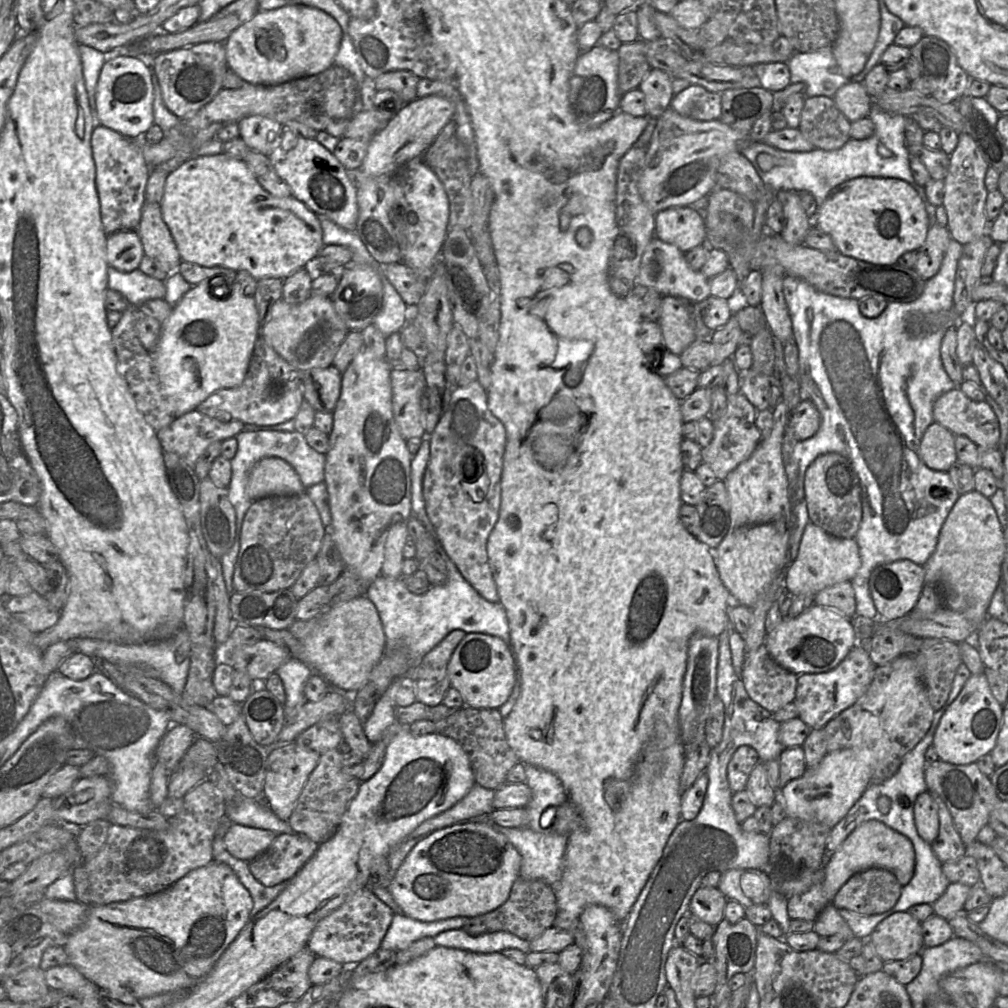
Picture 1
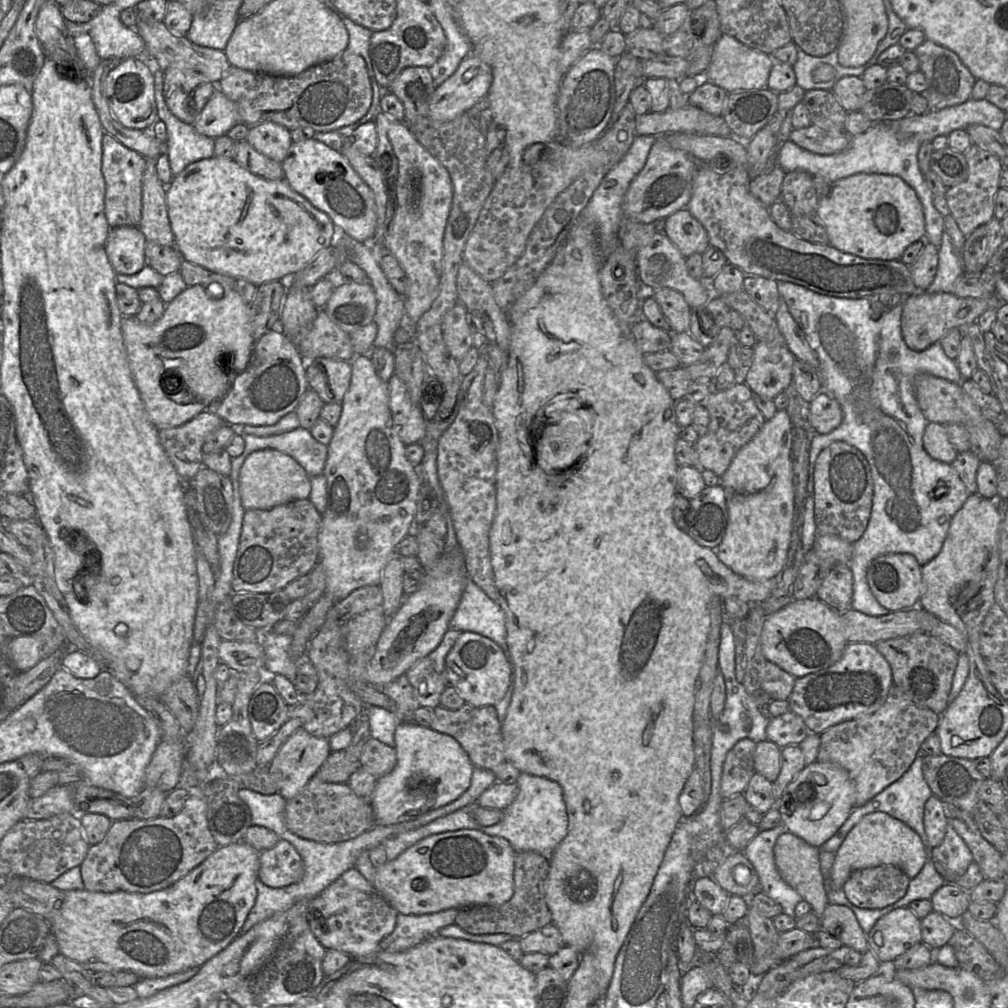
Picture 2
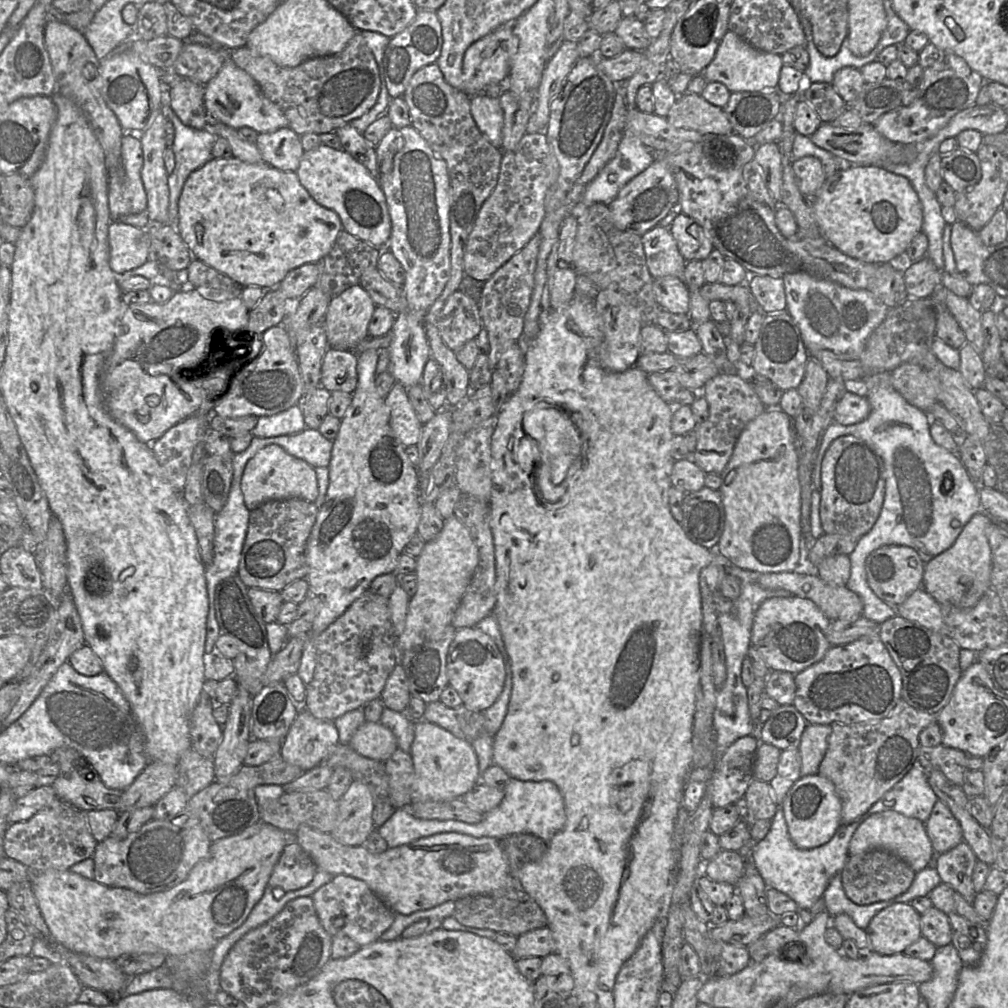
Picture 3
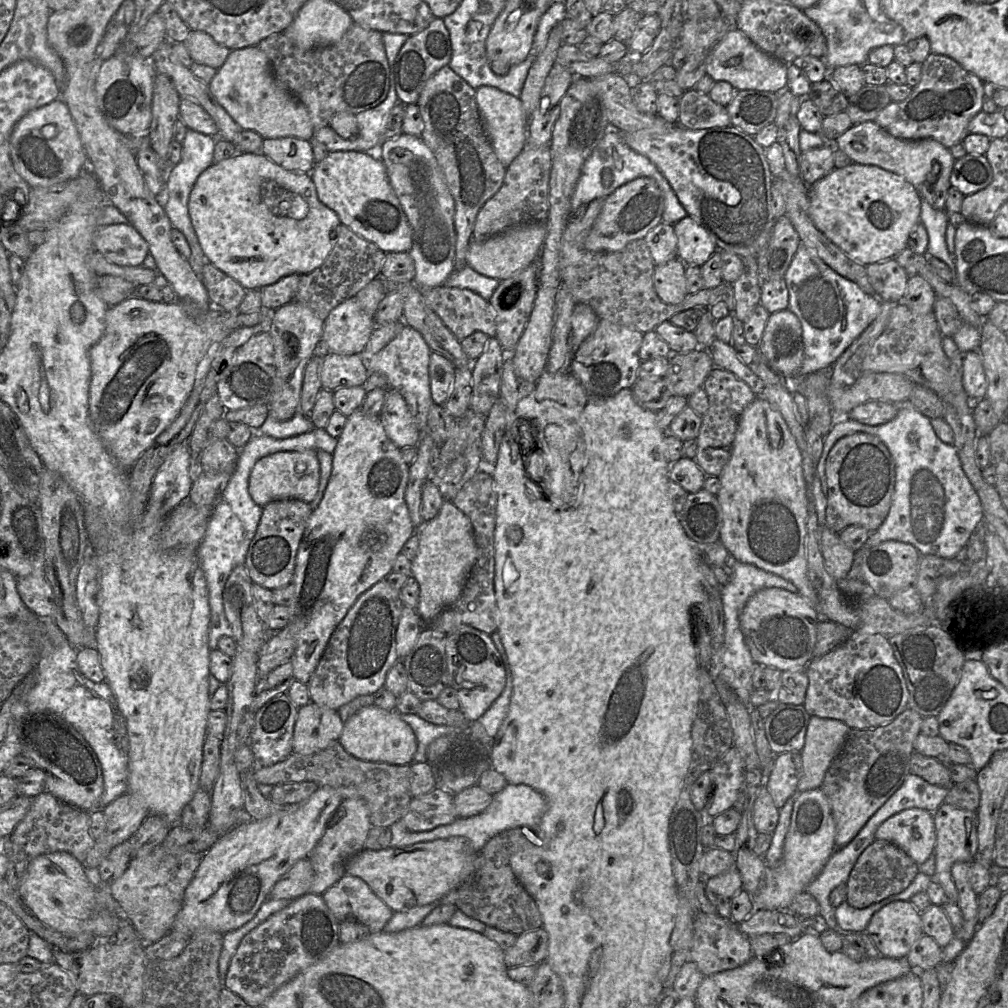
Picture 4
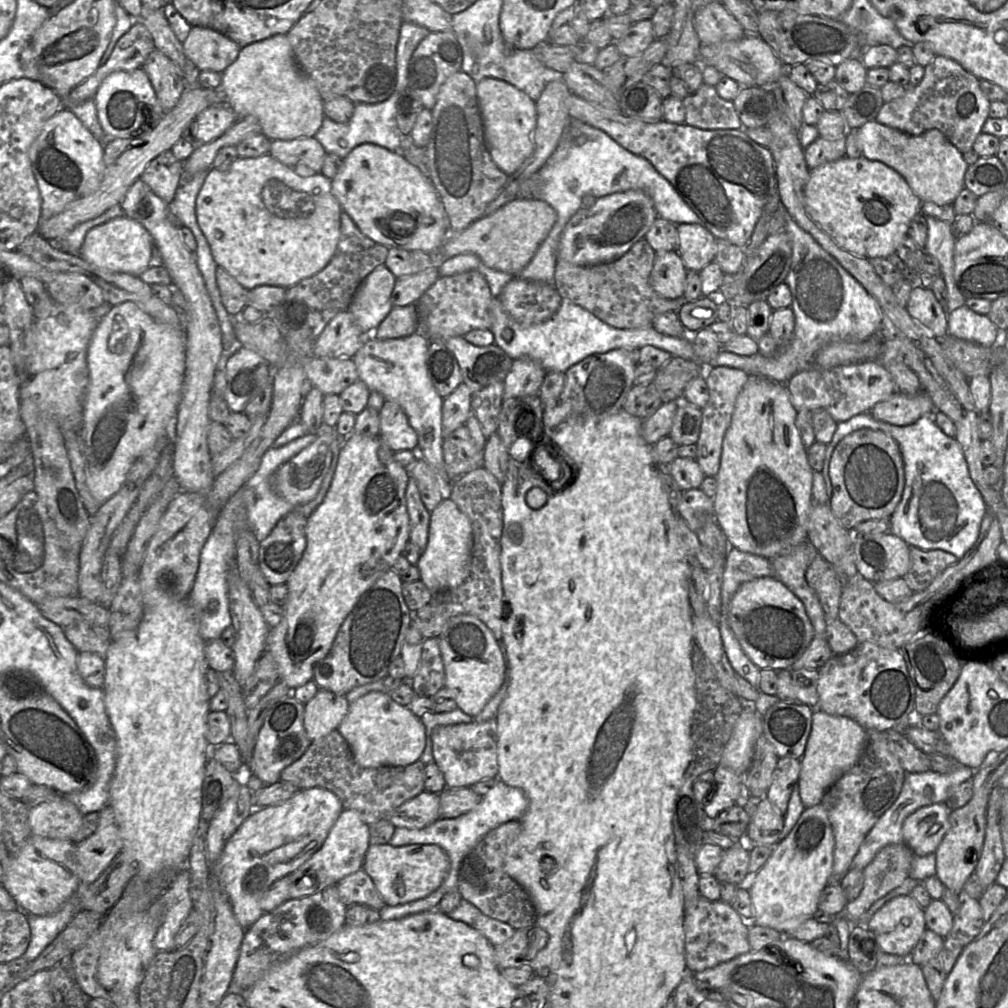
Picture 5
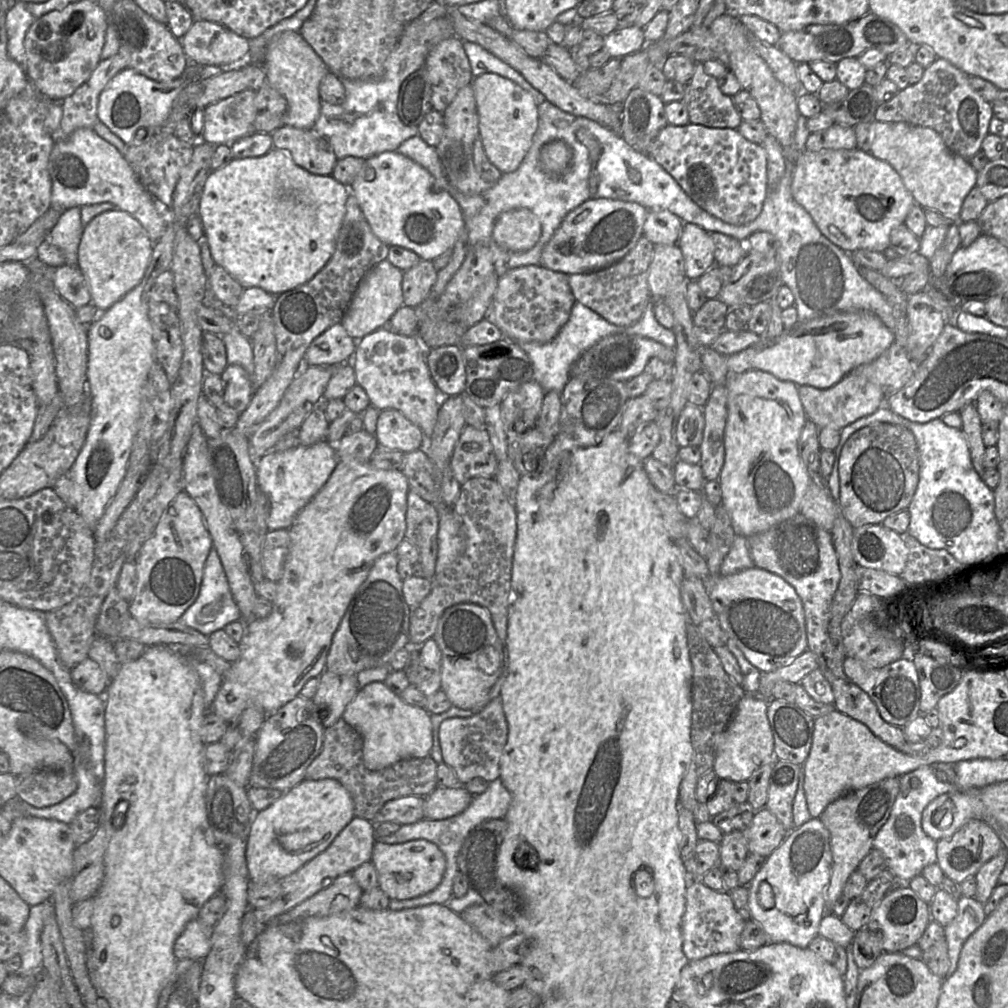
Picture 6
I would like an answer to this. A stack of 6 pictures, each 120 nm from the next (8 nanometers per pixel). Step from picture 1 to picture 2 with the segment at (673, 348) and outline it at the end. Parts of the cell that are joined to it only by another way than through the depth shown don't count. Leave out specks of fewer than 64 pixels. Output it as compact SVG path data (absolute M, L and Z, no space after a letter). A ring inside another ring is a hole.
M662 288L654 291L653 297L668 321L672 334L689 331L691 308L681 293Z

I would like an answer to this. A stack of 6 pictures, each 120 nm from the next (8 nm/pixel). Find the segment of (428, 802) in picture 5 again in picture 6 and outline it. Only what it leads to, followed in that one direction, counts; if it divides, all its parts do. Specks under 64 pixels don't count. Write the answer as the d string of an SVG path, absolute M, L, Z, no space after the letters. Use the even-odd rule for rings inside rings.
M407 796L388 801L371 821L376 825L395 822L399 825L413 824L424 819L425 797Z

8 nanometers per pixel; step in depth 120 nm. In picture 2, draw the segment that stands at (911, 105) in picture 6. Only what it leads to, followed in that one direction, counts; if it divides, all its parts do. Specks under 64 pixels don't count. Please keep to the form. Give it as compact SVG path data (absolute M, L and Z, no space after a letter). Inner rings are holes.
M927 39L914 52L919 60L919 70L927 80L927 88L920 94L926 99L930 112L962 104L971 98L976 79L956 53Z

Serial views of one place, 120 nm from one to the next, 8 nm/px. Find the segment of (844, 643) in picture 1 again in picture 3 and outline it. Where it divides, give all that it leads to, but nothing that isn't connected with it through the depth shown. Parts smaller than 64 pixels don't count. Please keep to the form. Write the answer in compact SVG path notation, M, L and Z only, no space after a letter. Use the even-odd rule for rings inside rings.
M798 596L772 597L765 600L755 613L750 642L771 671L796 675L820 661L831 647L827 640L830 623L831 620L809 599Z

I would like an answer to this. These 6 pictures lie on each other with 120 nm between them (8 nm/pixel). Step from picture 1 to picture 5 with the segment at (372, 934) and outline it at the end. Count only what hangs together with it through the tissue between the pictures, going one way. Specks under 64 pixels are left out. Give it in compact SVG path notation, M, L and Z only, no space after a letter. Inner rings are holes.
M359 869L337 883L341 900L348 906L361 904L380 911L386 905L372 878Z

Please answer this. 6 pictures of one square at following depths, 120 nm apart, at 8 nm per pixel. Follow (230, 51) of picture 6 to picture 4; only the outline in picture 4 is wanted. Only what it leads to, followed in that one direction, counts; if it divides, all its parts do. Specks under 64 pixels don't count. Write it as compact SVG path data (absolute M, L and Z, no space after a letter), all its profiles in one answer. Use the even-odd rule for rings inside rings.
M191 30L183 43L193 62L208 65L216 70L223 65L231 51L202 31Z

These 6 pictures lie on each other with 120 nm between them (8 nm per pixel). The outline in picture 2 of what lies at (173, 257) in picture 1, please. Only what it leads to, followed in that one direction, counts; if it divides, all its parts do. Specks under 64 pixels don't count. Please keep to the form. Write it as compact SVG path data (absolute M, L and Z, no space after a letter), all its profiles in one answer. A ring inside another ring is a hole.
M157 158L146 159L142 187L142 218L138 225L147 242L162 246L175 244L166 203L166 186L157 175Z

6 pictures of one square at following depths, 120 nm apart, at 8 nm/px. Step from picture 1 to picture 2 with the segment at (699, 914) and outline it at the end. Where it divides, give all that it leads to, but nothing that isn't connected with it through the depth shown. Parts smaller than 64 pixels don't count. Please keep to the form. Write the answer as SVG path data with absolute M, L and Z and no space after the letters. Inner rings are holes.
M696 877L692 884L692 899L698 901L713 916L723 915L730 895L712 878Z

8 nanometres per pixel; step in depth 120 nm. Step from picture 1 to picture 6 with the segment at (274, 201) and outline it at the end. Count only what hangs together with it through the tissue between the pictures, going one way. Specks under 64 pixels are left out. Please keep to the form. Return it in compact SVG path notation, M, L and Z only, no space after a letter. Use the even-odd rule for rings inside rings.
M273 148L261 157L232 159L226 166L211 171L205 181L198 215L201 218L204 234L216 265L223 267L246 289L259 287L278 296L311 280L329 261L336 248L338 231L345 213L345 203L349 196L349 187L336 181L331 175L315 175L298 166L286 150Z

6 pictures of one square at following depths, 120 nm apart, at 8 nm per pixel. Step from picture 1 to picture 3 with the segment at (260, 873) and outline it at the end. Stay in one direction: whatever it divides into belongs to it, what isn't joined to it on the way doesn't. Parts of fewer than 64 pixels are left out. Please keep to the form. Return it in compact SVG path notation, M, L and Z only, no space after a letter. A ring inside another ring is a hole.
M293 839L284 847L268 884L284 891L298 890L312 881L316 871L317 866L313 859Z

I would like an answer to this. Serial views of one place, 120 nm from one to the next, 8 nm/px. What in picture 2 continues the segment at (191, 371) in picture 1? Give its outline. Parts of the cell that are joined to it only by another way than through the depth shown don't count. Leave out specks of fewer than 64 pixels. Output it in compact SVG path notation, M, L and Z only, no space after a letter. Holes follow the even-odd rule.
M188 286L166 304L163 316L153 325L142 324L136 316L124 317L122 334L130 370L150 419L158 430L181 426L221 399L234 379L249 365L254 351L252 311L236 288L219 299L207 295L207 286Z

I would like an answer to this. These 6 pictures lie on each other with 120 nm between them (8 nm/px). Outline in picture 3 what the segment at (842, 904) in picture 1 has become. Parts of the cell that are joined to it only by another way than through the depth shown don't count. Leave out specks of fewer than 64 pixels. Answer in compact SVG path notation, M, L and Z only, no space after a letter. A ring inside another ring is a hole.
M873 849L849 857L840 874L847 897L858 905L887 901L904 894L916 875L904 860L883 849Z

